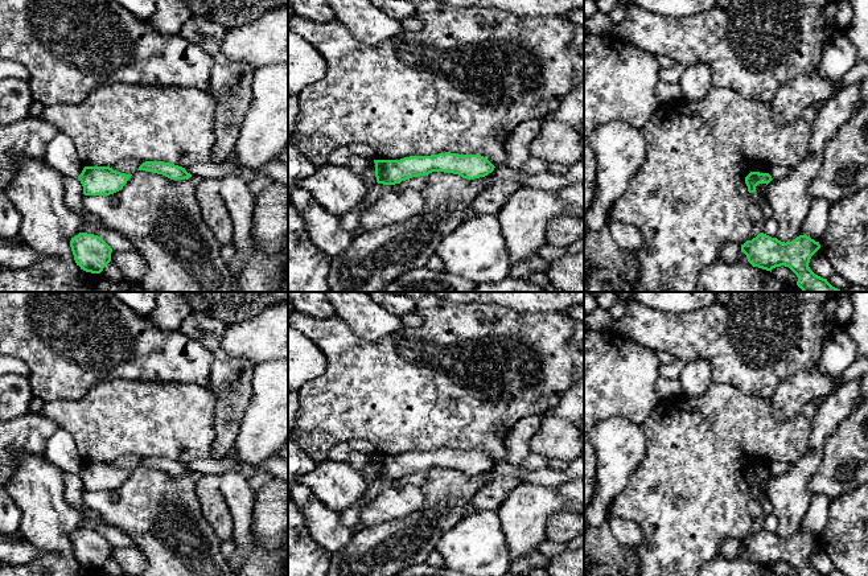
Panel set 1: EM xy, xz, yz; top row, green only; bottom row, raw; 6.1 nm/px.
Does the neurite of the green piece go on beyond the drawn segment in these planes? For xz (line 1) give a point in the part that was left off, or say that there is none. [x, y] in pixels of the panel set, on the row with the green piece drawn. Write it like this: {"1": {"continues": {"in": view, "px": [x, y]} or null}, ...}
{"1": {"continues": null}}

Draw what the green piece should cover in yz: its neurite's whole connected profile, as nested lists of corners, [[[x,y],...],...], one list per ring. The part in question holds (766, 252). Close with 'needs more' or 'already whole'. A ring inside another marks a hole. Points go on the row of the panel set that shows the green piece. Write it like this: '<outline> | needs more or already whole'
[[[764,233],[741,244],[741,252],[753,267],[770,272],[776,267],[789,267],[797,275],[797,285],[803,292],[844,292],[810,270],[810,259],[819,248],[819,242],[807,235],[799,235],[785,243]]] | already whole

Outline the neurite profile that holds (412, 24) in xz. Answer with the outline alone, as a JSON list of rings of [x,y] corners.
[[[414,15],[411,17],[406,17],[400,20],[400,26],[402,26],[402,32],[416,33],[421,29],[423,24],[420,18],[416,15]]]

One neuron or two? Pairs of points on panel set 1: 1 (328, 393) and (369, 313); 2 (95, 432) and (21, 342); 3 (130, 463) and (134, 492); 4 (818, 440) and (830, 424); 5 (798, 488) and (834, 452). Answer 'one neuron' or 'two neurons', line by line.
1: two neurons
2: two neurons
3: two neurons
4: one neuron
5: two neurons

